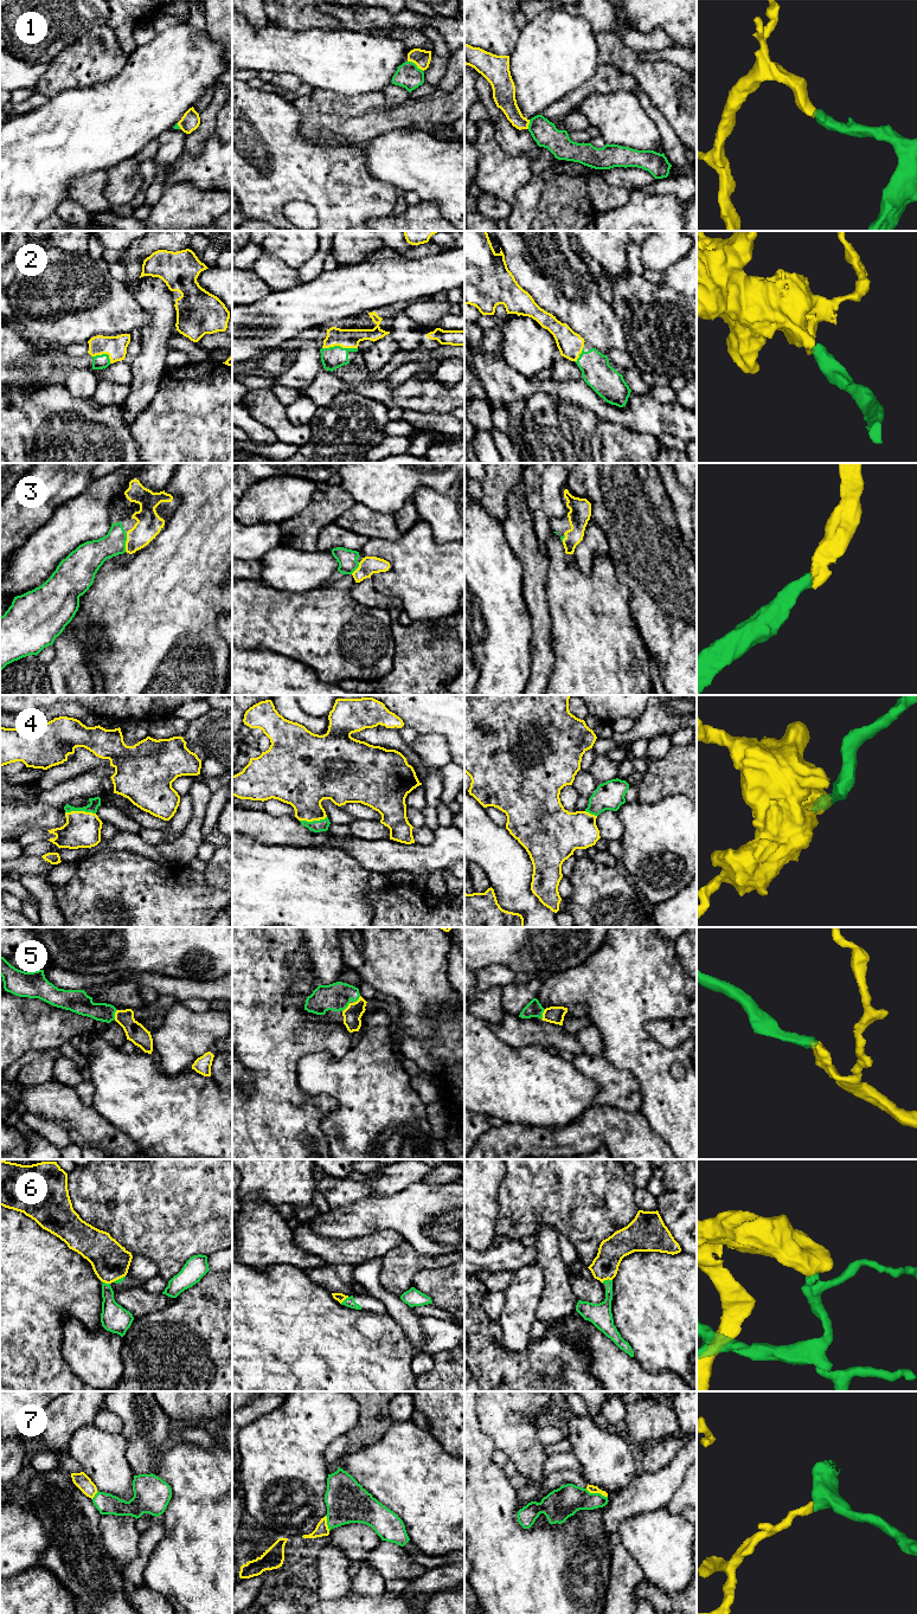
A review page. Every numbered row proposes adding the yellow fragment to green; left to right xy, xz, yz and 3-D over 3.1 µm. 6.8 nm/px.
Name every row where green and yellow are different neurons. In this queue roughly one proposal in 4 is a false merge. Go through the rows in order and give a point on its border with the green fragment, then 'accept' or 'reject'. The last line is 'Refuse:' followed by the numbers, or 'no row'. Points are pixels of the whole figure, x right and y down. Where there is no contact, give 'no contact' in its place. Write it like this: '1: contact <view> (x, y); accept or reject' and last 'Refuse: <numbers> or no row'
1: contact xz (416, 65); accept
2: contact xz (339, 346); accept
3: contact xy (124, 542); accept
4: contact xy (81, 810); accept
5: contact yz (542, 1014); accept
6: contact yz (608, 1279); reject
7: contact yz (596, 1493); reject
Refuse: 6, 7

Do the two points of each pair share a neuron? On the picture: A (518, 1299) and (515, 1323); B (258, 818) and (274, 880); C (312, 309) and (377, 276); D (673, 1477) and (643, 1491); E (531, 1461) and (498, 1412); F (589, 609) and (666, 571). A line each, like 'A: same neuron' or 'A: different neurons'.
A: same neuron
B: different neurons
C: same neuron
D: same neuron
E: same neuron
F: different neurons

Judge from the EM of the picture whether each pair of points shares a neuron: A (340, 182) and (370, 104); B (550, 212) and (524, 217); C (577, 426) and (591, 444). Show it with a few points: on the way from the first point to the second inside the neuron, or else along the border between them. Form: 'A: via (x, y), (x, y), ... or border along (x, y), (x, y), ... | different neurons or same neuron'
A: border along (357, 143), (337, 143), (327, 147) | different neurons
B: border along (543, 187), (537, 214), (533, 218) | different neurons
C: via (578, 431), (587, 439) | same neuron

